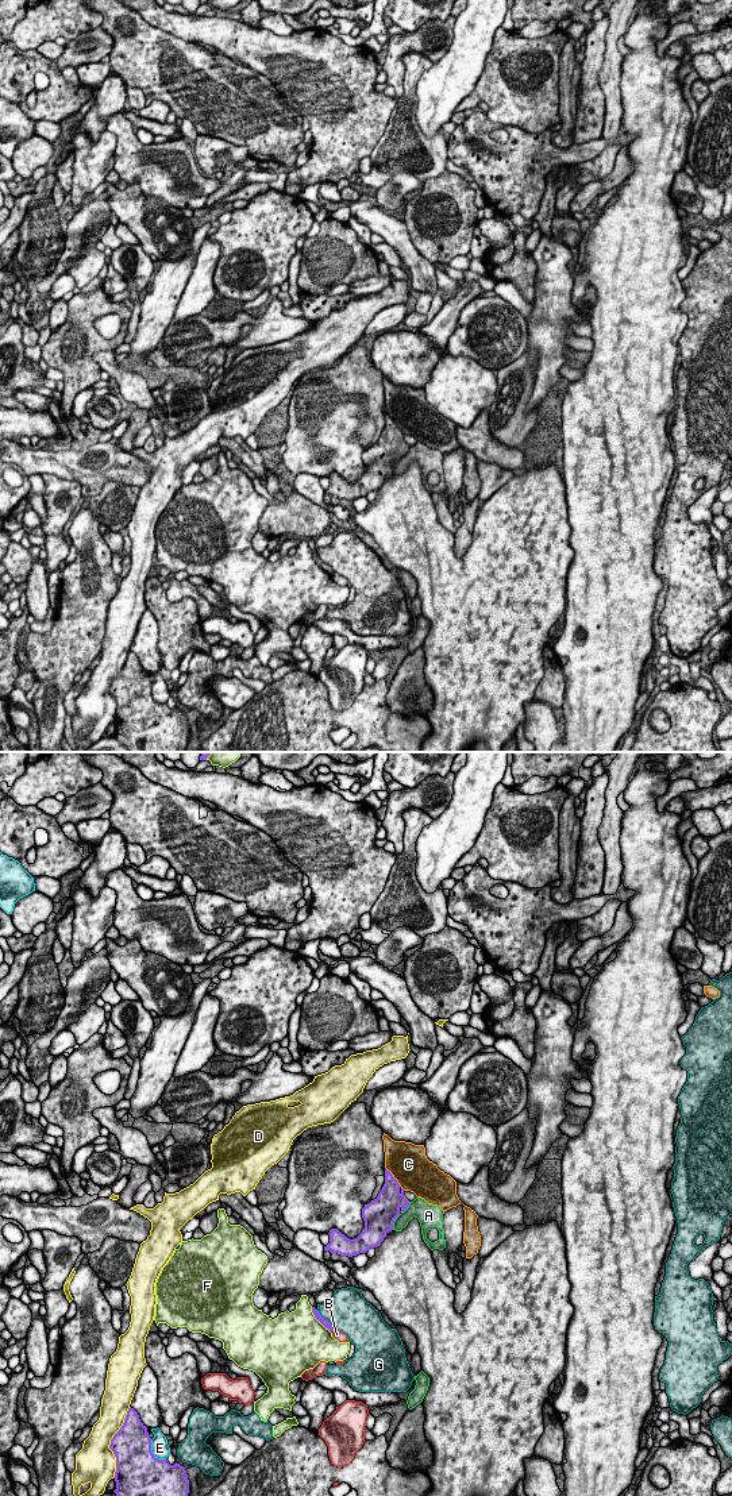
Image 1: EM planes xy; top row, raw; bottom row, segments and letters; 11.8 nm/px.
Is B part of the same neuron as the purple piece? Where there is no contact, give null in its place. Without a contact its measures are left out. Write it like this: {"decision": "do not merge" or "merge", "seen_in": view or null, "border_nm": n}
{"decision": "do not merge", "seen_in": null}

